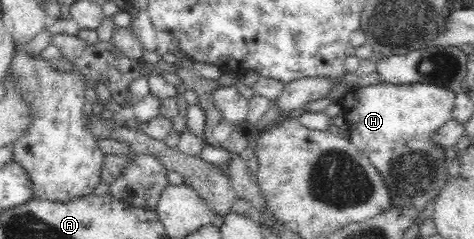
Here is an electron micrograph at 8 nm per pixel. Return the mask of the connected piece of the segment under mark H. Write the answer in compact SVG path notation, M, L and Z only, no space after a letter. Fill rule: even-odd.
M382 81L376 85L362 87L355 85L351 91L342 95L338 103L345 117L349 141L360 151L372 166L378 170L391 196L392 206L414 206L422 211L432 205L438 197L440 188L453 174L453 160L444 157L444 150L432 142L432 133L440 130L452 117L456 92L430 83L392 84Z

